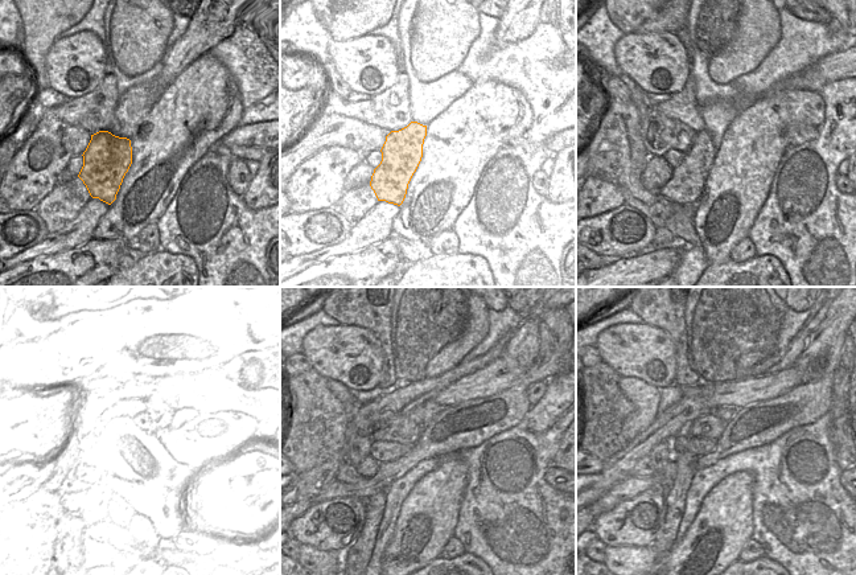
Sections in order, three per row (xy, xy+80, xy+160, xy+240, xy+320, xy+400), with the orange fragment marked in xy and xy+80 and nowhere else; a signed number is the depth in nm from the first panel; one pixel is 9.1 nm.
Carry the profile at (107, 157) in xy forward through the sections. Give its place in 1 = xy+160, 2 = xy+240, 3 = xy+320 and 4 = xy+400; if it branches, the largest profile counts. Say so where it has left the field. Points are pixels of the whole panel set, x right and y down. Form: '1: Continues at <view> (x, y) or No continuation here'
1: Continues at xy+160 (686, 185)
2: Continues at xy+240 (93, 475)
3: Continues at xy+320 (348, 473)
4: Continues at xy+400 (642, 469)

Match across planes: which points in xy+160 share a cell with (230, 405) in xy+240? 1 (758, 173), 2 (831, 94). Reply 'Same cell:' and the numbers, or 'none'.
Same cell: 1

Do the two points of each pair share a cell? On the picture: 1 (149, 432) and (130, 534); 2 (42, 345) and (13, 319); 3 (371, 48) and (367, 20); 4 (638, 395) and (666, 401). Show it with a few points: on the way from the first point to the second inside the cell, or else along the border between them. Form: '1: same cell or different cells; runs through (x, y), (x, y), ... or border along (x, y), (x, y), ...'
1: same cell; runs through (156, 458), (156, 475), (143, 491), (136, 509)
2: different cells; border along (33, 325), (20, 331), (13, 337)
3: different cells; border along (369, 33), (338, 41)
4: different cells; border along (657, 389), (659, 394), (658, 414)

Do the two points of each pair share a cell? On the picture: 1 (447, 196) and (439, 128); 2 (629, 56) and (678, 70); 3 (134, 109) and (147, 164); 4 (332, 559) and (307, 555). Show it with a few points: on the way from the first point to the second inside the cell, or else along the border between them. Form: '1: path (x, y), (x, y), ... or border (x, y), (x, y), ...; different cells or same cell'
1: path (444, 179), (444, 146); same cell
2: path (641, 57), (657, 61), (666, 68); same cell
3: border (156, 102), (144, 123), (130, 139); different cells
4: path (325, 559), (313, 559); same cell

